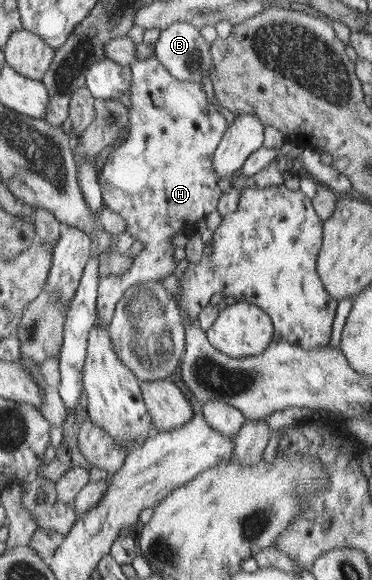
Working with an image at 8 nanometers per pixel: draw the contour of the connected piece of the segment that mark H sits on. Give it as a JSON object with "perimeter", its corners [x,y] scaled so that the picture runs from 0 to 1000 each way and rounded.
{"perimeter":[[[411,97],[387,100],[387,103],[368,102],[360,103],[347,114],[352,119],[352,155],[347,155],[347,172],[349,172],[349,188],[344,188],[347,197],[347,224],[341,224],[341,236],[315,255],[306,255],[301,262],[288,269],[288,274],[274,286],[272,305],[263,312],[272,329],[272,347],[277,355],[288,357],[293,362],[301,362],[309,369],[317,369],[328,381],[336,383],[333,393],[358,409],[360,414],[376,417],[384,422],[384,429],[358,445],[349,460],[349,472],[360,479],[360,486],[387,488],[395,483],[422,483],[438,479],[446,474],[468,469],[468,452],[462,452],[462,428],[457,428],[457,417],[468,403],[484,402],[484,397],[495,393],[516,393],[516,386],[543,376],[554,374],[554,369],[565,369],[575,359],[581,359],[581,348],[591,341],[591,328],[581,321],[581,297],[570,291],[567,272],[578,262],[578,255],[586,252],[591,240],[599,234],[599,228],[610,221],[608,207],[586,195],[573,183],[565,183],[554,176],[554,166],[548,159],[538,155],[538,145],[530,141],[508,140],[481,140],[460,129],[441,117],[438,110],[430,110],[430,105],[422,105]]]}

